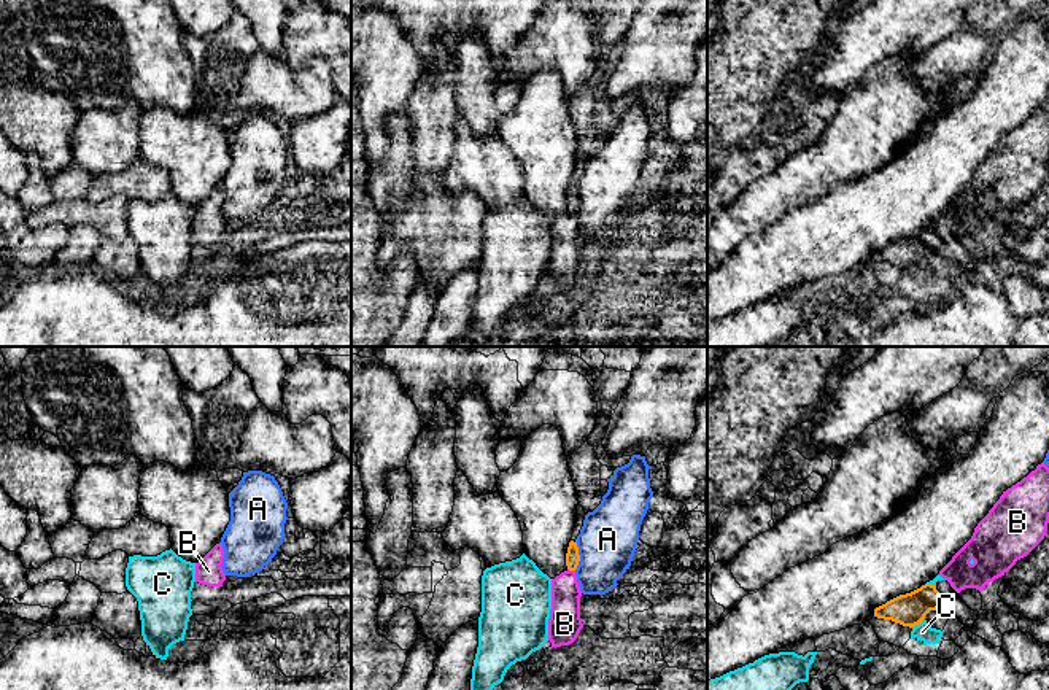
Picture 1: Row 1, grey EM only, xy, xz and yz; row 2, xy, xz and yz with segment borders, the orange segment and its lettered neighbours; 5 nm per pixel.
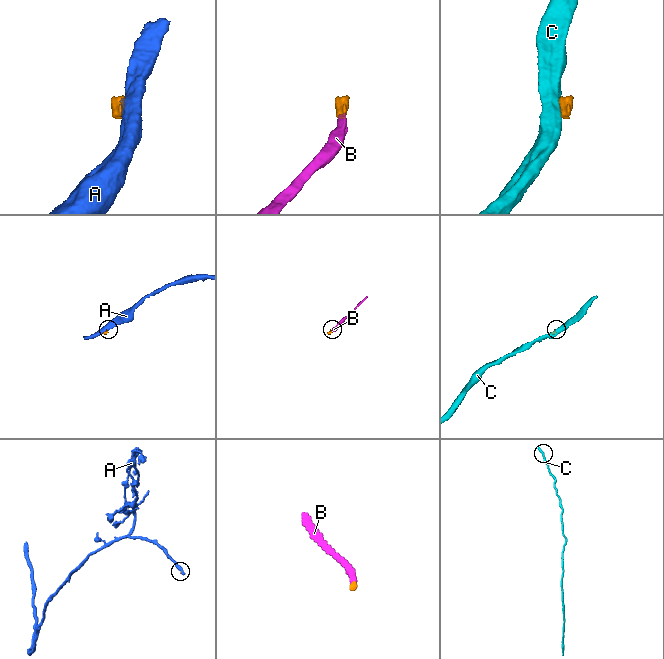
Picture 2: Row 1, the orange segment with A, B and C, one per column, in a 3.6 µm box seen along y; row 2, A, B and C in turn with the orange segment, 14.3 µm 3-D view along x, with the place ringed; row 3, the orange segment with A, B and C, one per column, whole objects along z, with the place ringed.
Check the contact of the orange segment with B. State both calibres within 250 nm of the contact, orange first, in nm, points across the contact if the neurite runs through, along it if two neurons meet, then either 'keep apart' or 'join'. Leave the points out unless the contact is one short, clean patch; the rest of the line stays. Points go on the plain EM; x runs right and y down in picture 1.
calibres 70 and 160 nm; way xz (572, 201), (571, 213), (565, 229), (565, 259); join

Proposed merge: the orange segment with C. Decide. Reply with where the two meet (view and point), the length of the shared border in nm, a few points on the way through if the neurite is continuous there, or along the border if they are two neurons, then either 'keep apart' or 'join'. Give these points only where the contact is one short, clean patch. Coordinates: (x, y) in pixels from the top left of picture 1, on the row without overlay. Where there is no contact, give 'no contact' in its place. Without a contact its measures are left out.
meets orange in yz at (917, 267); contact 90 nm long; border along yz (924, 261), (911, 271); keep apart

